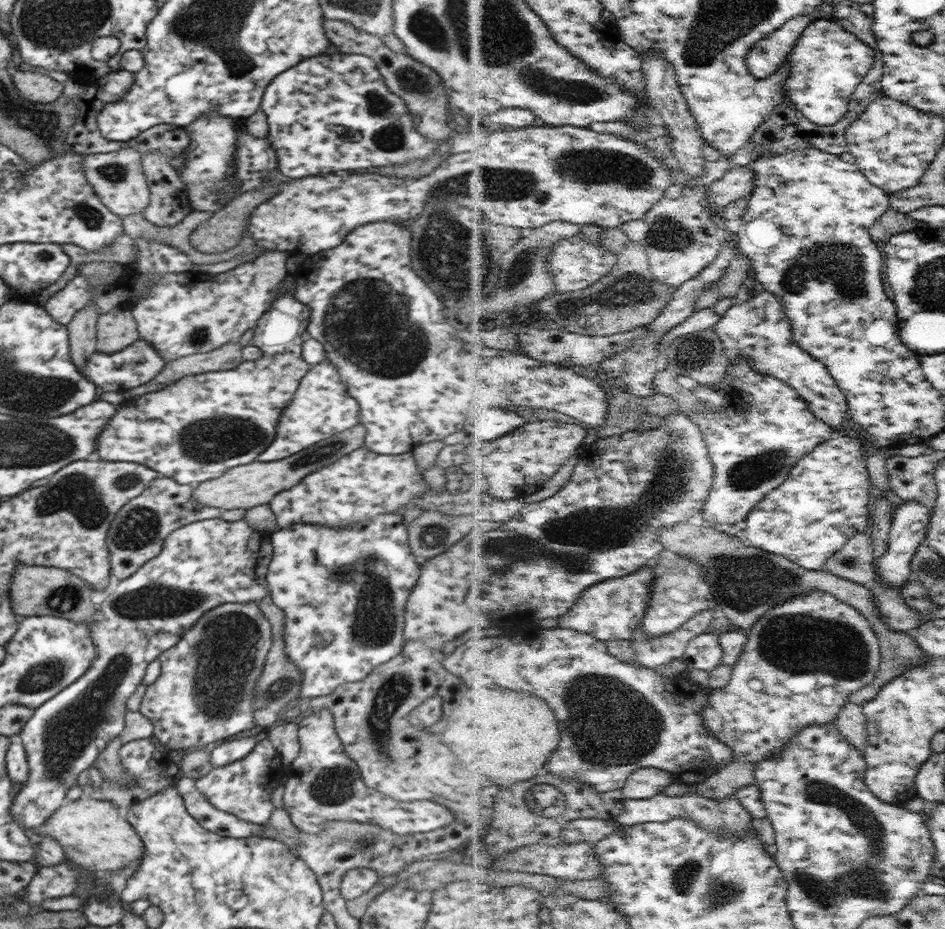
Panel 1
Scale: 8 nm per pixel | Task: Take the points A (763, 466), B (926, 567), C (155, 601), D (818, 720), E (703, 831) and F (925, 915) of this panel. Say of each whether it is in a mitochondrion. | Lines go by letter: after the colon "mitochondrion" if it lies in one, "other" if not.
A: mitochondrion
B: mitochondrion
C: mitochondrion
D: other
E: other
F: mitochondrion

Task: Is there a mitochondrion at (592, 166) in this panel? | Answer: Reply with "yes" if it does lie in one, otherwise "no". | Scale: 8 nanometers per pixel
yes

